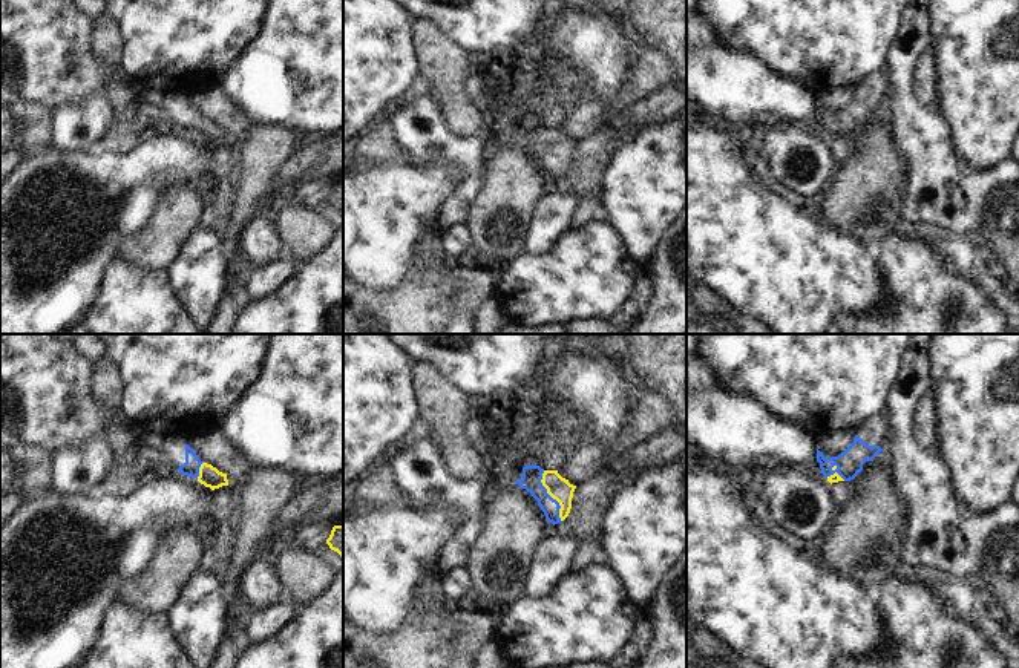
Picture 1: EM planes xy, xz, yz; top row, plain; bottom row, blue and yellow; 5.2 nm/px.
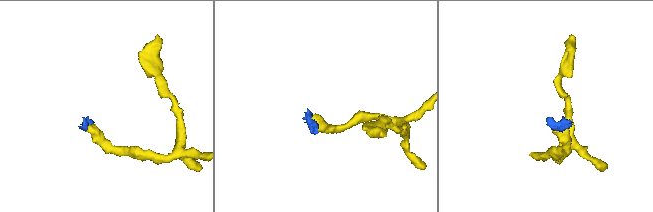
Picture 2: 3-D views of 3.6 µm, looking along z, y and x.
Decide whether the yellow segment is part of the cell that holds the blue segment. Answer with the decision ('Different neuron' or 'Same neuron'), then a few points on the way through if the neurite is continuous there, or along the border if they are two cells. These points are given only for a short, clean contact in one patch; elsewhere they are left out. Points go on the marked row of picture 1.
Same neuron. Path across: xz (532, 475), (550, 497), (558, 487)

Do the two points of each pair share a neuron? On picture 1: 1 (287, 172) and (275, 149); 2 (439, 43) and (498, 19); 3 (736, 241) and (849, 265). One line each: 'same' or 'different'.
1: different
2: different
3: same

